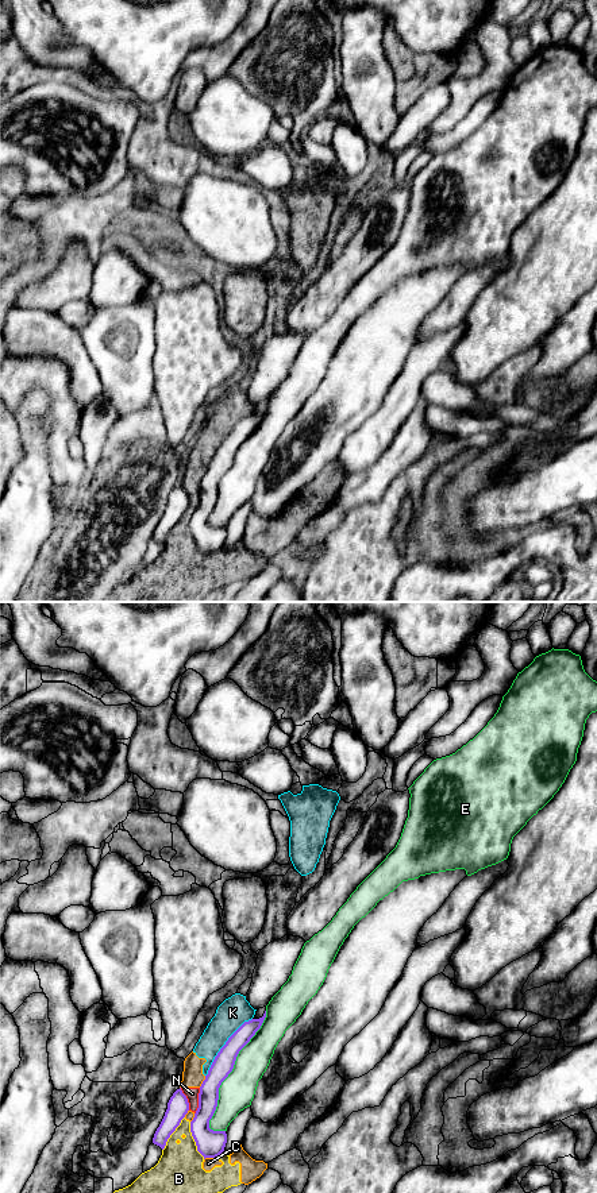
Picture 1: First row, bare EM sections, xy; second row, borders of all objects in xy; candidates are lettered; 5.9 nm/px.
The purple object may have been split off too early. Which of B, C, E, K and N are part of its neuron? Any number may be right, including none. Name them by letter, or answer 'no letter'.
no letter

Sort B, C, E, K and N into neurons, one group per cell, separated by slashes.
B C K N / E

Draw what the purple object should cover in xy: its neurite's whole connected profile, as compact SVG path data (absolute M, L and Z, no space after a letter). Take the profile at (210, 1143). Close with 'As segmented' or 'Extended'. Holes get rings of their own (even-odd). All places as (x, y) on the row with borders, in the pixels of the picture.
M266 1011L262 1018L251 1019L244 1022L226 1042L226 1045L220 1049L217 1055L215 1057L205 1080L200 1086L199 1093L199 1108L194 1113L193 1120L190 1121L190 1132L196 1142L197 1151L205 1158L216 1158L223 1154L226 1143L227 1143L227 1134L226 1131L213 1131L209 1128L209 1120L212 1119L219 1100L219 1088L222 1082L228 1077L232 1072L236 1057L239 1051L250 1042L250 1039L255 1035L255 1032L261 1028L263 1020L266 1018Z. As segmented

